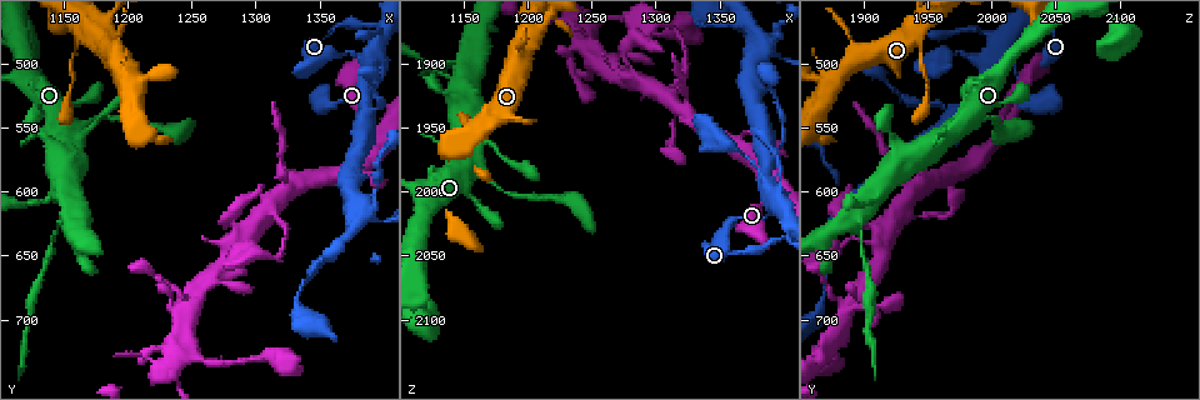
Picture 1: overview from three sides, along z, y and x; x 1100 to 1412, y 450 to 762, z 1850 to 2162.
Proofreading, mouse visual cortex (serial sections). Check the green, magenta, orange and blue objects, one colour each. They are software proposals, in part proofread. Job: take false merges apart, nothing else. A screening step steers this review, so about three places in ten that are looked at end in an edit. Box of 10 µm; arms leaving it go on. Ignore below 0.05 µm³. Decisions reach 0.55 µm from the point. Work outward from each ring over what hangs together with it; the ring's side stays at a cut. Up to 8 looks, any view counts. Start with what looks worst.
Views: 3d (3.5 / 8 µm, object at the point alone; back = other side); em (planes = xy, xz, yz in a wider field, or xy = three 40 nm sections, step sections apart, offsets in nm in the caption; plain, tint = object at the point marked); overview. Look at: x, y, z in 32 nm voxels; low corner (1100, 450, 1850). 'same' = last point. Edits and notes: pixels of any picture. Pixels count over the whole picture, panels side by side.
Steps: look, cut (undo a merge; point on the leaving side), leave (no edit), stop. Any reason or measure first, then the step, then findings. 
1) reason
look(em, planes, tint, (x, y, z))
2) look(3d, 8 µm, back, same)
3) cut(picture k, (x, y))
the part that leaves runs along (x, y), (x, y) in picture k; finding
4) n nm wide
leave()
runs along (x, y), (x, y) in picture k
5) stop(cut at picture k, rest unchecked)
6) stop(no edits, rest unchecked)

abrupt turn
look(3d, 8 µm, (1158, 498, 1944))

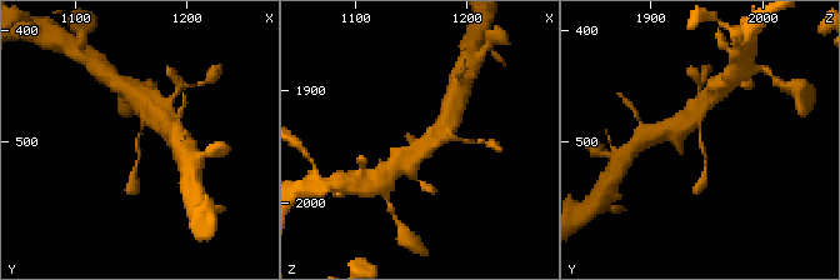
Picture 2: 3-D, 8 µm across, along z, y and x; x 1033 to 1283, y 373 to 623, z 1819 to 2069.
zoom in
look(3d, 3.5 µm, same)

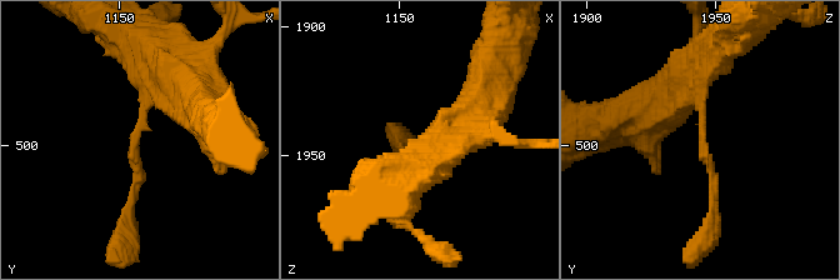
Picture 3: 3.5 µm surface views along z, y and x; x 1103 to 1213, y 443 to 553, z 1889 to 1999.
look(em, xy, step 2, tint, (1158, 497, 1945))

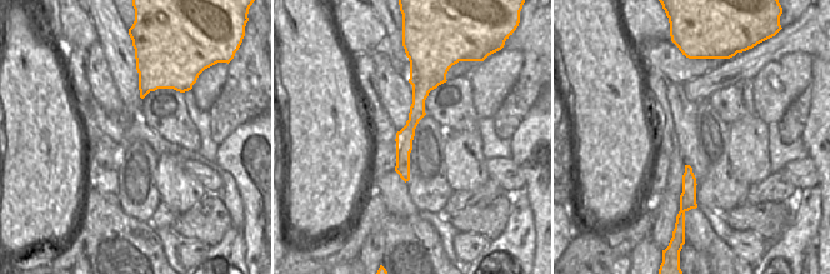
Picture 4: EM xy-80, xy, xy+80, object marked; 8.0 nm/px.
leave()
runs along (185, 95), (146, 103), (128, 218) in picture 3; one cell here

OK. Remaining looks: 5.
sharp bend
look(3d, 3.5 µm, (1394, 612, 1882))

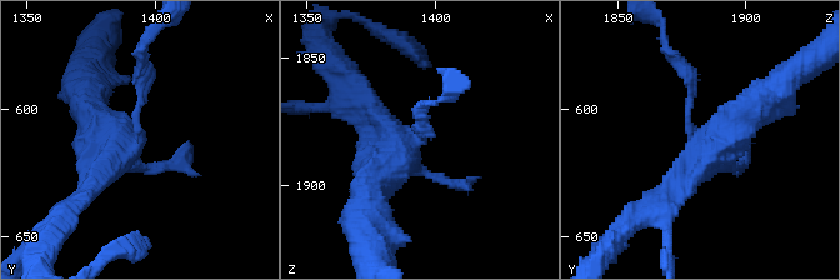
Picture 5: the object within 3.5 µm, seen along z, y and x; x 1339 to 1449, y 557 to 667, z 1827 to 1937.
4 arms; arms of 100, 150, 250, 450 nm; now the EM
look(em, xy, step 3, tint, (1393, 614, 1883))

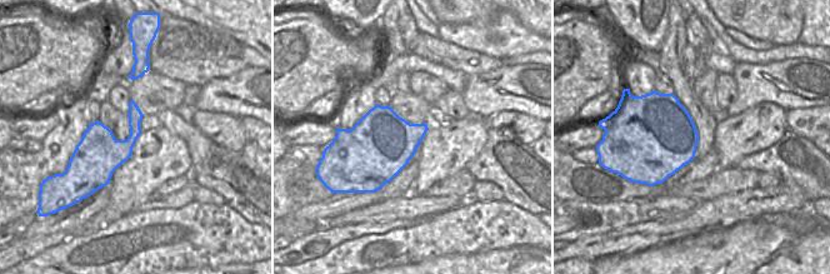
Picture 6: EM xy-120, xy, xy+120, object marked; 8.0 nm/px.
500 nm wide
leave()
runs along (766, 95), (661, 199) in picture 5; all the same cell

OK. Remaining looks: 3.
three arms meet
look(em, xy, step 3, tint, (1322, 600, 1938))

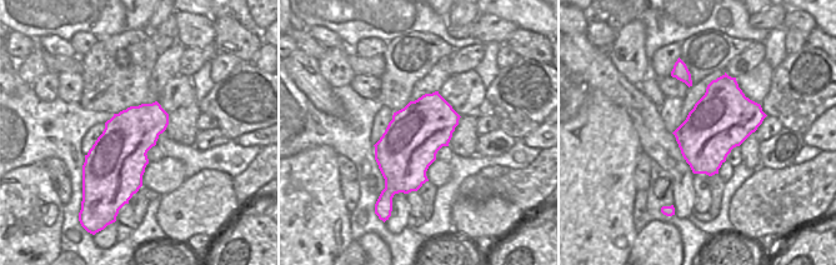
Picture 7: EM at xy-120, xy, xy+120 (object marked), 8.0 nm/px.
look(3d, 3.5 µm, same)

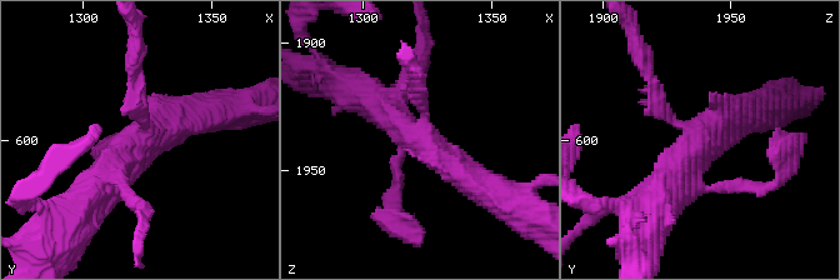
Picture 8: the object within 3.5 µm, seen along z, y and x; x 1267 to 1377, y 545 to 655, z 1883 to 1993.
460 nm wide
cut(picture 8, (136, 80))
the part that leaves runs along (145, 119), (134, 84), (138, 34) in picture 8; a second cell is stuck on

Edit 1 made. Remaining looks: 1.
stop(cut at picture 8, rest unchecked)

